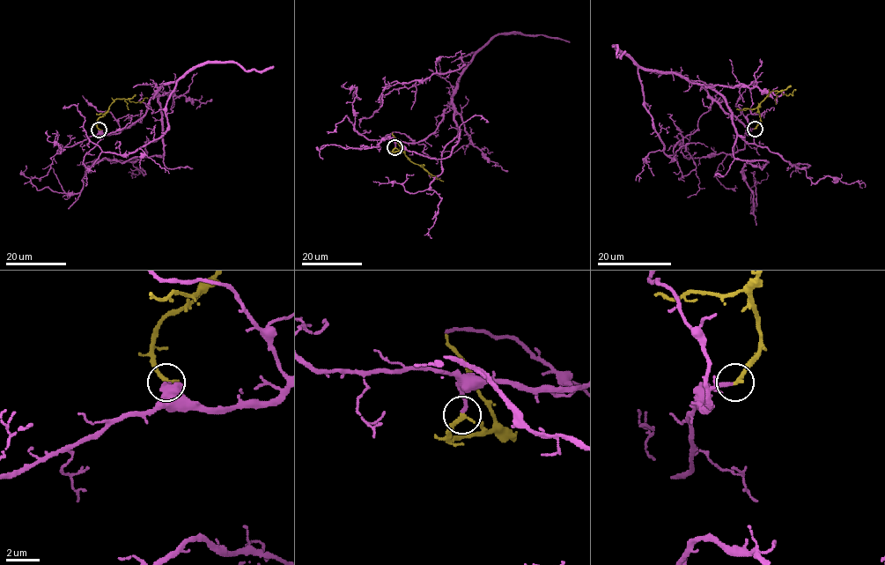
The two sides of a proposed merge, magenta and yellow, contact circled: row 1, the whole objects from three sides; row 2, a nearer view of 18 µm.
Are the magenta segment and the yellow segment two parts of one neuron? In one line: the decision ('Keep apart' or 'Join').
Join

